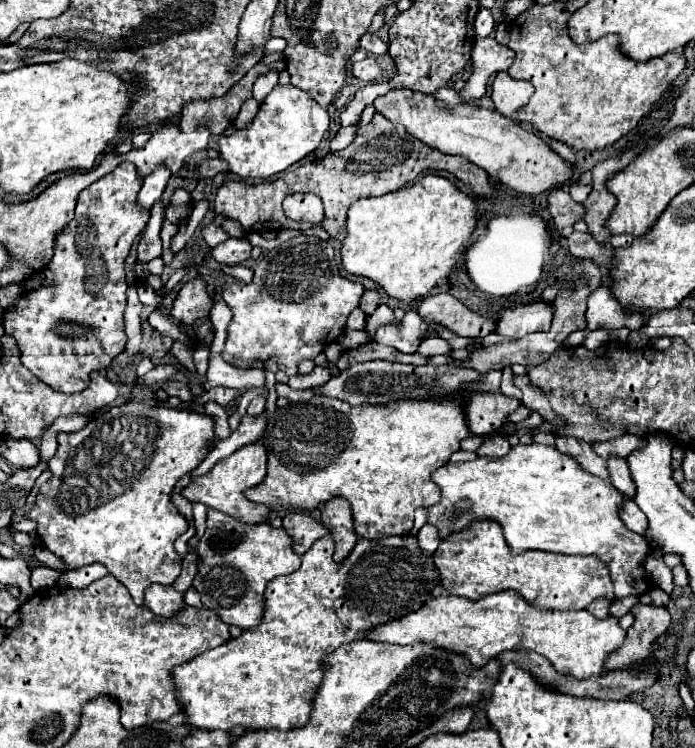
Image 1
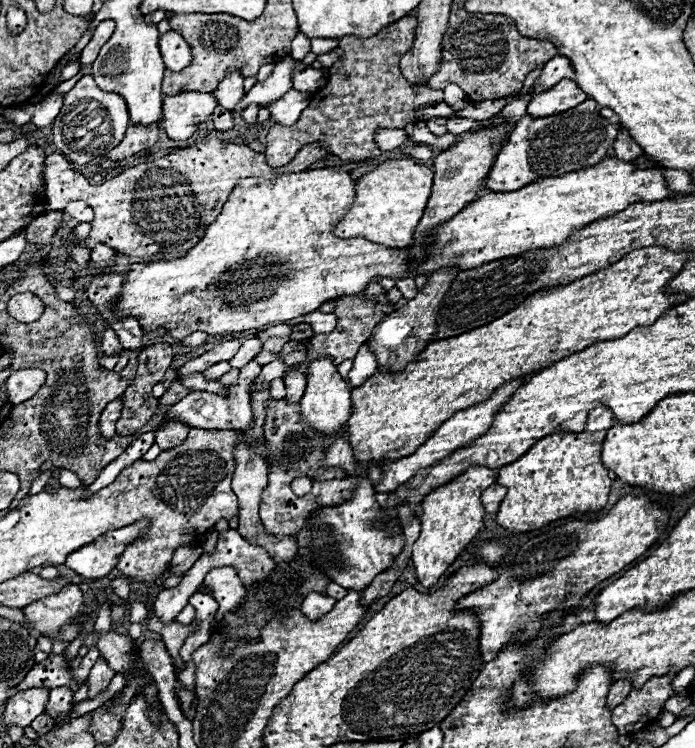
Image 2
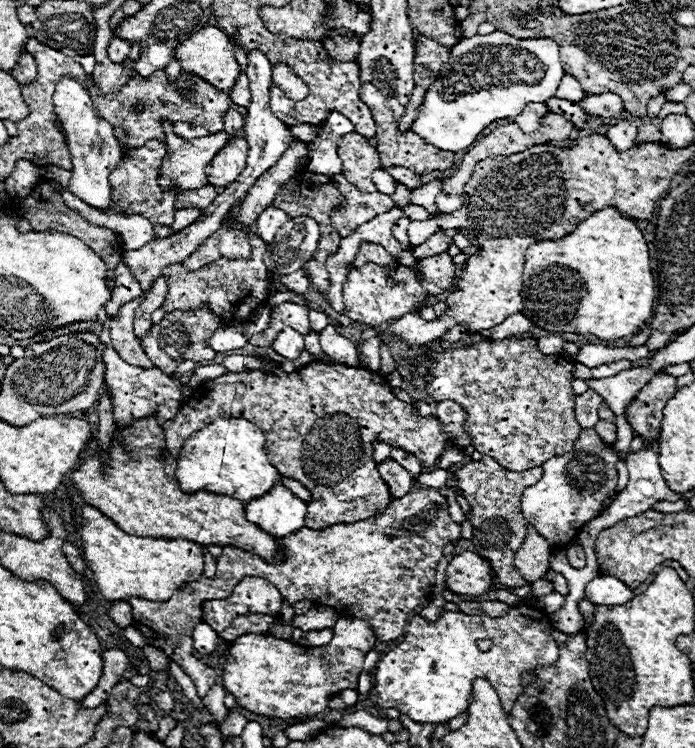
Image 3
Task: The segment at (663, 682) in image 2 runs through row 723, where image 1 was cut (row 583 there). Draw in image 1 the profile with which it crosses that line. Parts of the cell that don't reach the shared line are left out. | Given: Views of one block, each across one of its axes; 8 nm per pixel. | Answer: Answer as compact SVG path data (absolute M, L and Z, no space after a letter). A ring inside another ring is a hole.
M536 442L518 444L502 458L480 456L474 462L448 462L432 474L432 480L440 486L442 500L428 508L428 524L438 526L440 538L466 528L474 518L490 518L502 526L502 530L506 532L506 542L514 554L526 550L546 550L560 554L598 556L610 570L616 598L630 594L642 596L652 586L652 580L644 570L644 560L652 554L652 546L646 544L644 536L630 532L620 518L626 496L606 480L590 476L590 472L582 472L572 456L558 452L554 446L542 446Z

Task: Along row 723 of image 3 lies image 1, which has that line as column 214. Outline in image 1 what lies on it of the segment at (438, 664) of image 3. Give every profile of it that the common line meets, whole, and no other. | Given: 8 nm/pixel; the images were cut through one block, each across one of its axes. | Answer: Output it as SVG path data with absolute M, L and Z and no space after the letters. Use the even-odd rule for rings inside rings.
M128 402L92 418L80 432L60 432L58 452L48 462L52 478L38 490L36 504L28 518L38 522L36 534L42 546L60 556L68 568L82 568L100 562L116 576L140 606L146 586L172 584L180 574L182 558L174 550L174 540L188 530L188 520L170 500L174 484L198 468L216 444L214 418L208 414L146 406Z

